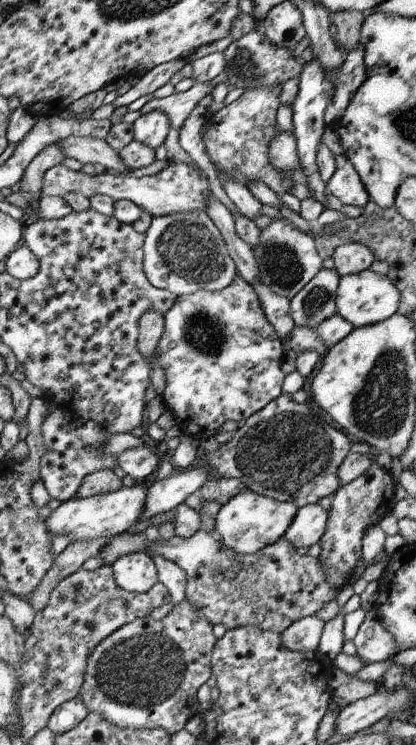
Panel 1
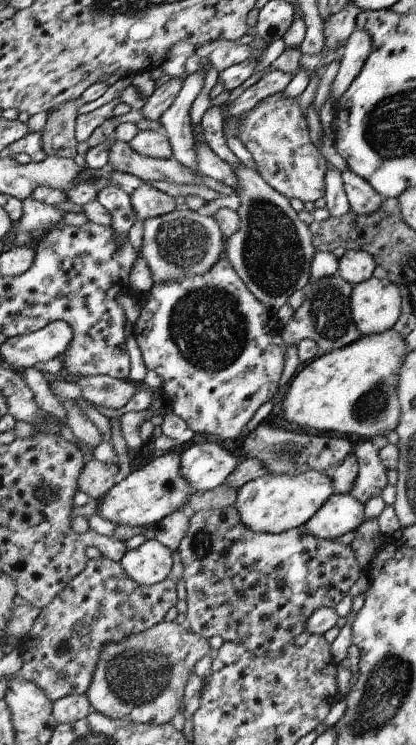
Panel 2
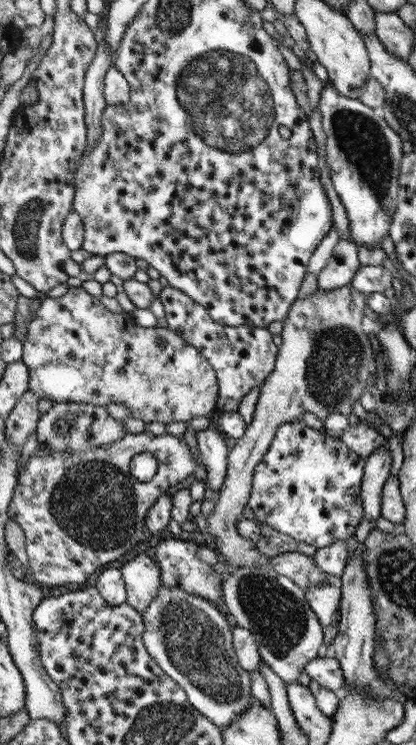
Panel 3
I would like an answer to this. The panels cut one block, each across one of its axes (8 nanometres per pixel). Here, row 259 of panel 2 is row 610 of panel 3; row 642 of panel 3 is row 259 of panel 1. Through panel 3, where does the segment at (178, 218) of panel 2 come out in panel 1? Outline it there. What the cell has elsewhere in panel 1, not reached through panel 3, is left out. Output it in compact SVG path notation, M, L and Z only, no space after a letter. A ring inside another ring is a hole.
M204 210L153 218L145 235L143 269L155 287L172 291L177 296L189 295L199 290L225 289L238 276L237 265L229 254L224 235Z

